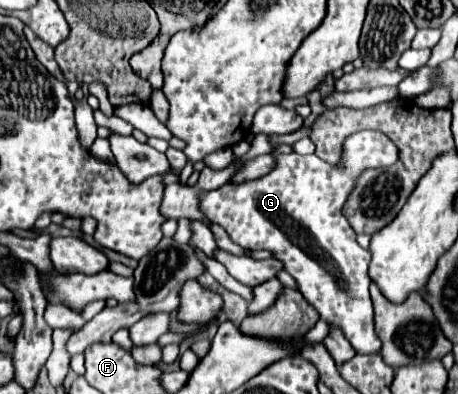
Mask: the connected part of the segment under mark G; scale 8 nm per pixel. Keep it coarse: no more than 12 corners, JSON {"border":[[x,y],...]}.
{"border":[[374,129],[342,159],[280,155],[200,193],[246,249],[268,249],[320,319],[378,353],[370,251],[342,215],[364,169],[400,151]]}

